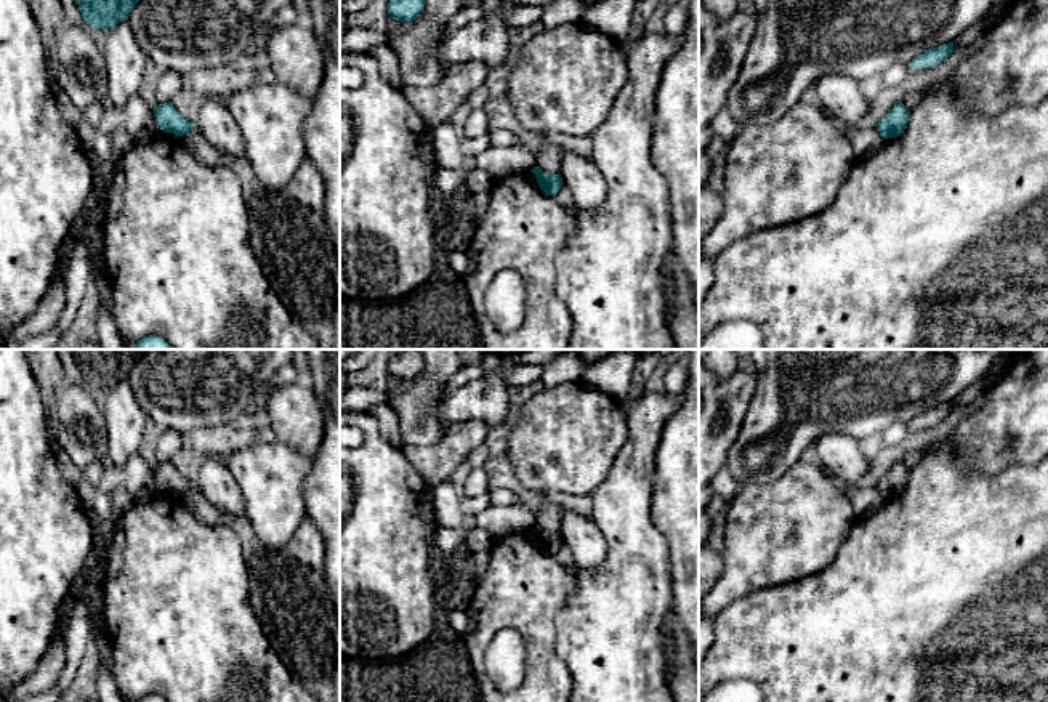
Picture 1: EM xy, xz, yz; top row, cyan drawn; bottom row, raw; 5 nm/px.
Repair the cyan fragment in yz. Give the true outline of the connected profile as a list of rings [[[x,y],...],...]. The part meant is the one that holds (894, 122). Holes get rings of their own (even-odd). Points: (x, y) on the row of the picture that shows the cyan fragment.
[[[902,103],[896,104],[875,127],[885,139],[901,136],[907,128],[909,114]]]

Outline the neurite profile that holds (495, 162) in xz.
[[[492,144],[474,159],[476,171],[470,176],[484,175],[490,181],[535,167],[535,155],[522,144],[510,147]]]

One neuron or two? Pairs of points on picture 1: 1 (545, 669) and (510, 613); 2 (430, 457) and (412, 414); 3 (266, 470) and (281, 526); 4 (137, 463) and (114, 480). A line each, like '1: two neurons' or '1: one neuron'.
1: one neuron
2: two neurons
3: one neuron
4: one neuron

